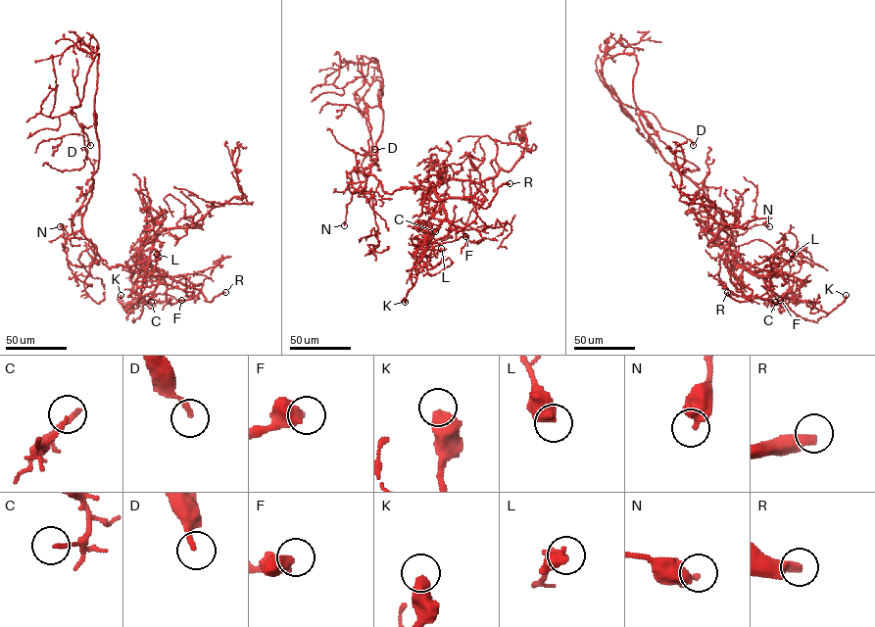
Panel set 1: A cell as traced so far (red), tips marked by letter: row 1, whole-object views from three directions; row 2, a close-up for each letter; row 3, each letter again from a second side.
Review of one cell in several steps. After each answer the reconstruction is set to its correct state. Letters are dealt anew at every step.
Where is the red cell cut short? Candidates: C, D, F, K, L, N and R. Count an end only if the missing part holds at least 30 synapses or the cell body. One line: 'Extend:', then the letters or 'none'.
Extend: R

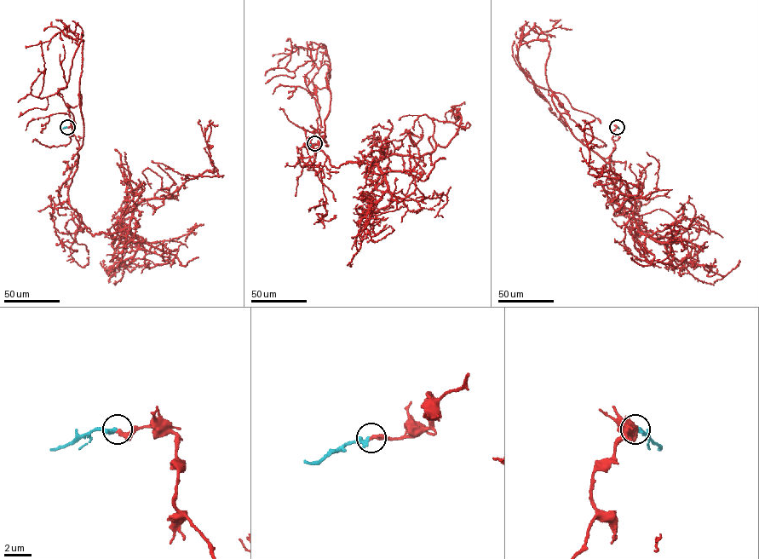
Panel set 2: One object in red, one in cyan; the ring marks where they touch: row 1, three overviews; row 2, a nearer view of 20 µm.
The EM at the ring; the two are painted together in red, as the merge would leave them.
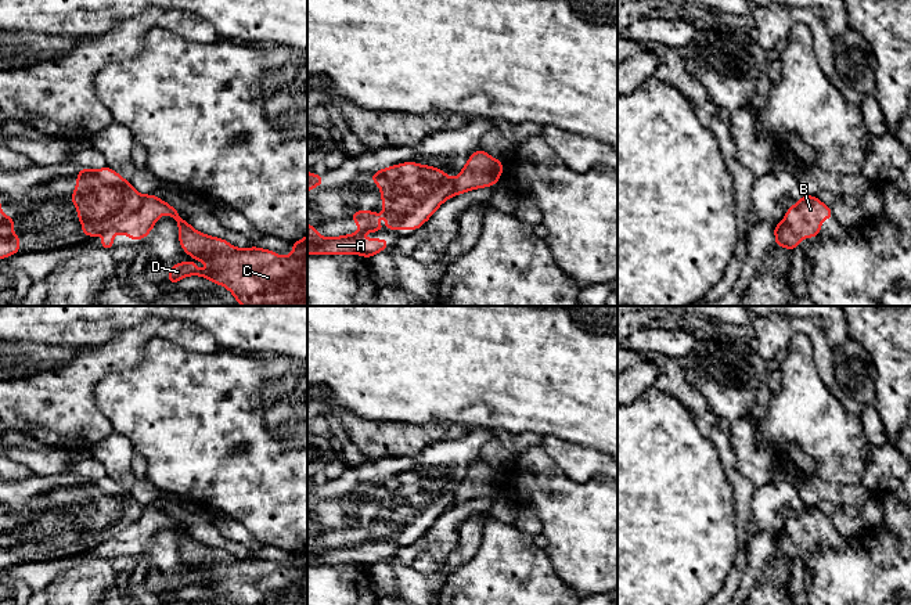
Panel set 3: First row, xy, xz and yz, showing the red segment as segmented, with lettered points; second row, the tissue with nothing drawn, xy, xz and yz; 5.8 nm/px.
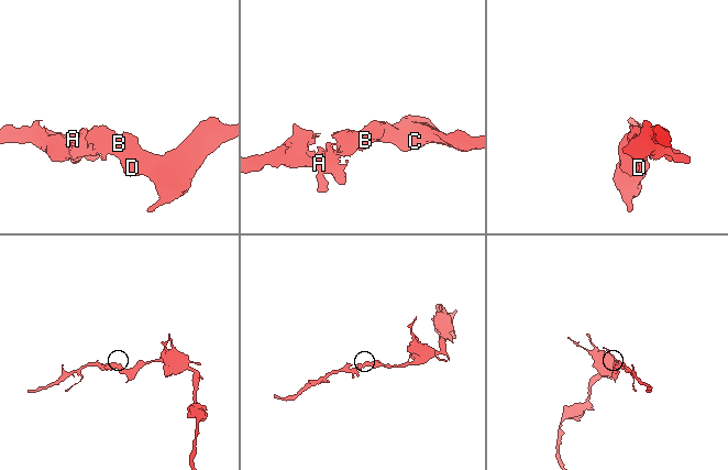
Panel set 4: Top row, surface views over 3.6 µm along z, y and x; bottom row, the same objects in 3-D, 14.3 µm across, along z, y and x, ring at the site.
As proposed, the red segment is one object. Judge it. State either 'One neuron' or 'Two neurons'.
Two neurons

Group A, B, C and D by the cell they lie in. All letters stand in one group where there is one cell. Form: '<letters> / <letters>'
A / B C D

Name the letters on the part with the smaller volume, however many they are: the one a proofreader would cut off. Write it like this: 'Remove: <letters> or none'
Remove: A

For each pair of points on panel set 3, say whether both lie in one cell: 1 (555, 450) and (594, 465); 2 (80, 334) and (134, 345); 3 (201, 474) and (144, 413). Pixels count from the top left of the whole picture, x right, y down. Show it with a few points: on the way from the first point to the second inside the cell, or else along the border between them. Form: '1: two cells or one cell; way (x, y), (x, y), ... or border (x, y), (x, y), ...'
1: one cell; way (565, 454), (579, 463), (584, 463)
2: two cells; border (116, 334), (103, 344), (78, 348)
3: one cell; way (190, 458), (159, 428)

